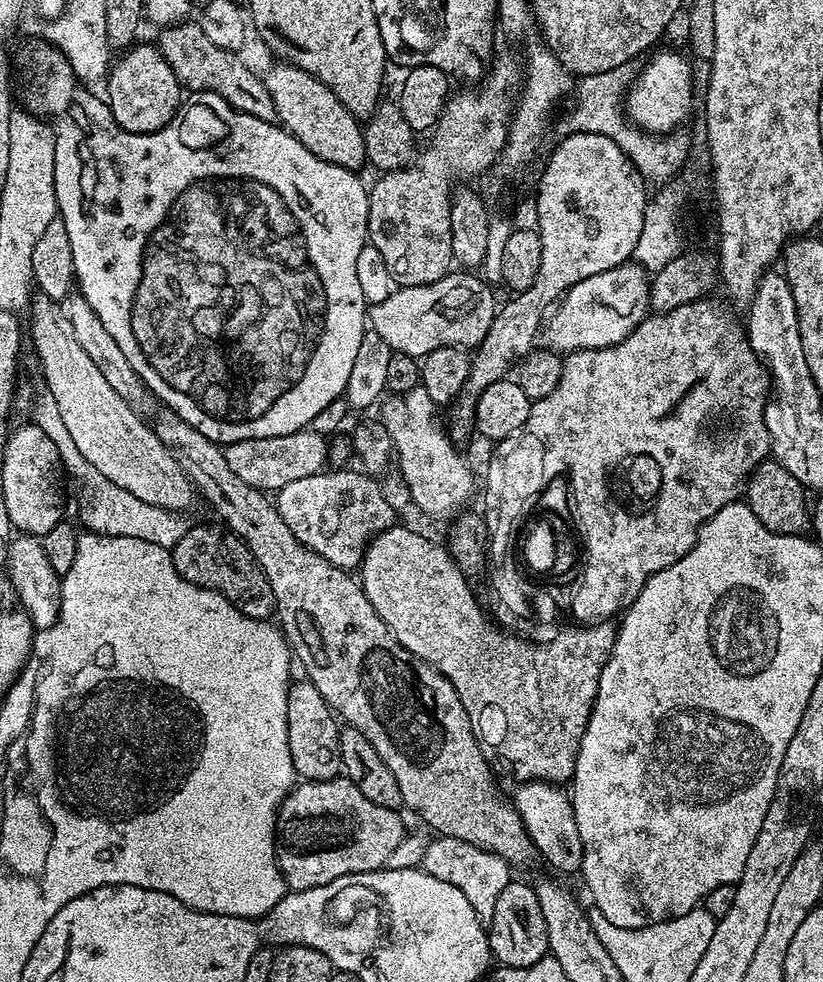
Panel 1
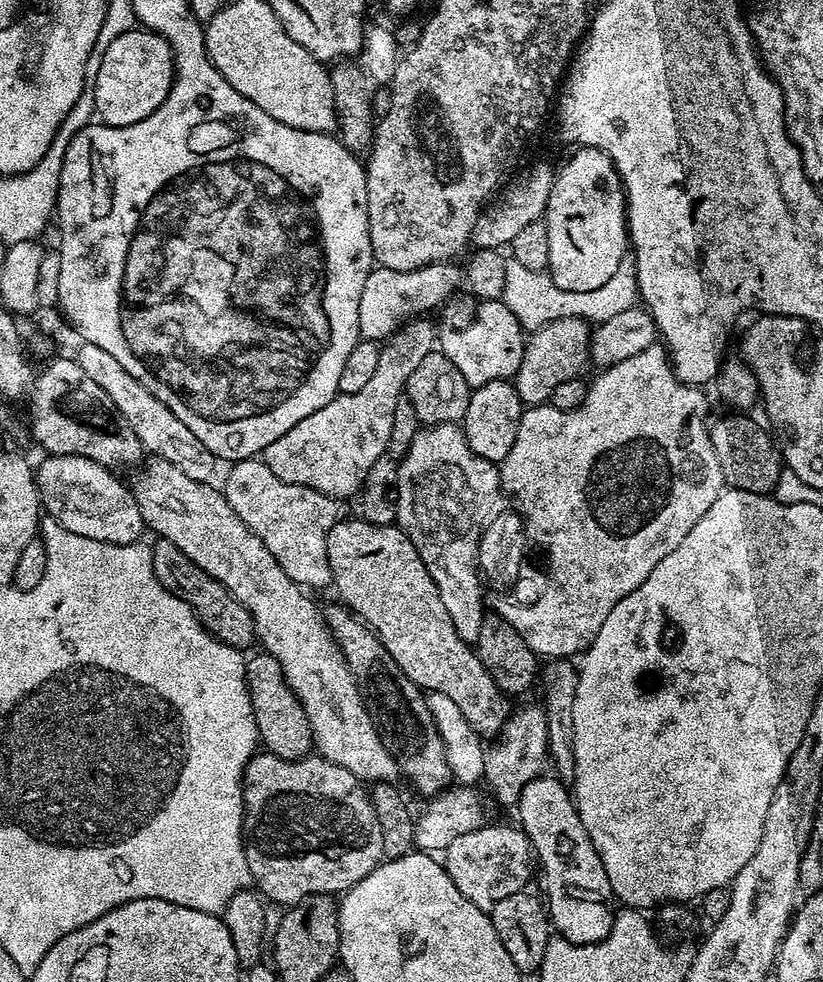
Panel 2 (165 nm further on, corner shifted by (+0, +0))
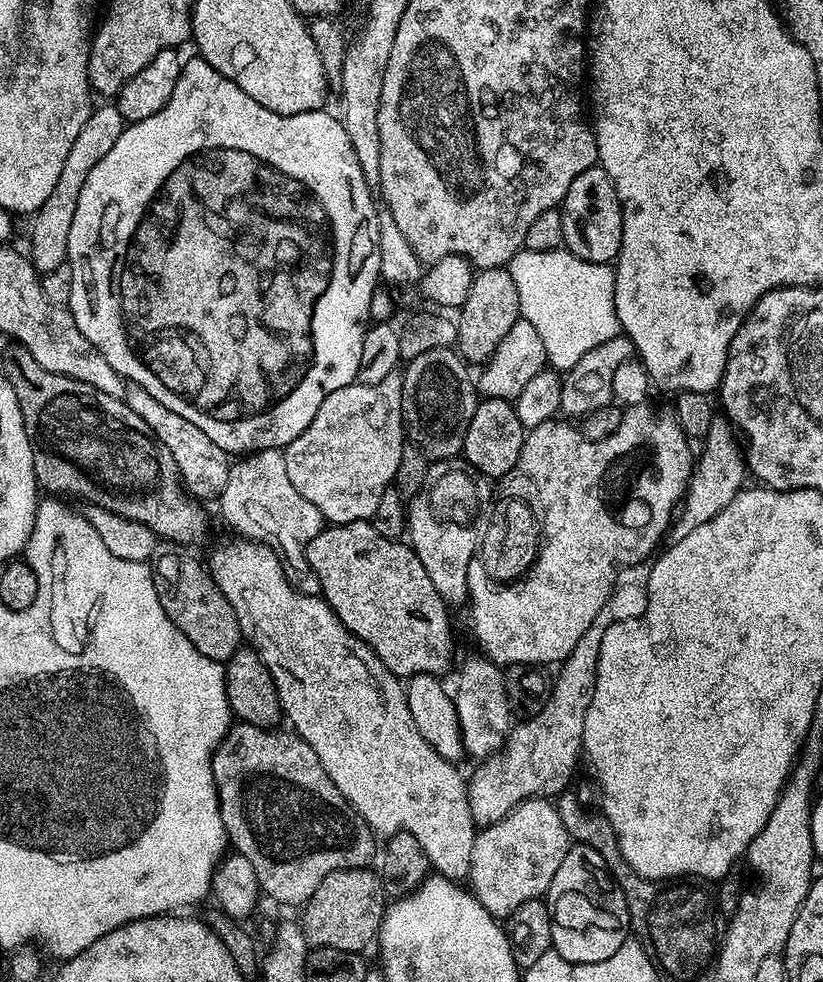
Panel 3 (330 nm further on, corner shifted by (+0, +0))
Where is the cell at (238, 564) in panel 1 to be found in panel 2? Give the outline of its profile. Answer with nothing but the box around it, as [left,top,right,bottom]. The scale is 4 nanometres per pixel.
[151,538,258,650]

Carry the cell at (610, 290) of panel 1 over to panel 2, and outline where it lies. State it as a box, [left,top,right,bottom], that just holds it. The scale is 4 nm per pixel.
[514,318,590,407]

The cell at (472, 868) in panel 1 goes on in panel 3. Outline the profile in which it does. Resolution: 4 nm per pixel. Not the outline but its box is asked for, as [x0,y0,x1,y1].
[470,798,570,918]

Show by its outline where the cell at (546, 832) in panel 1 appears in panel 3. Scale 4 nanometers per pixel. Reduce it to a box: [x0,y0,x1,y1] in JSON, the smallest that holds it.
[546,843,630,964]

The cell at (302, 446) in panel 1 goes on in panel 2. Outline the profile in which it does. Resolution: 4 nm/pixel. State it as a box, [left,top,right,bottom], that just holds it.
[262,318,438,498]

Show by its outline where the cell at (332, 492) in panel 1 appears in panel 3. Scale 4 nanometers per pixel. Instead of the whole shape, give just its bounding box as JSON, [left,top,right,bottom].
[218,454,324,596]

